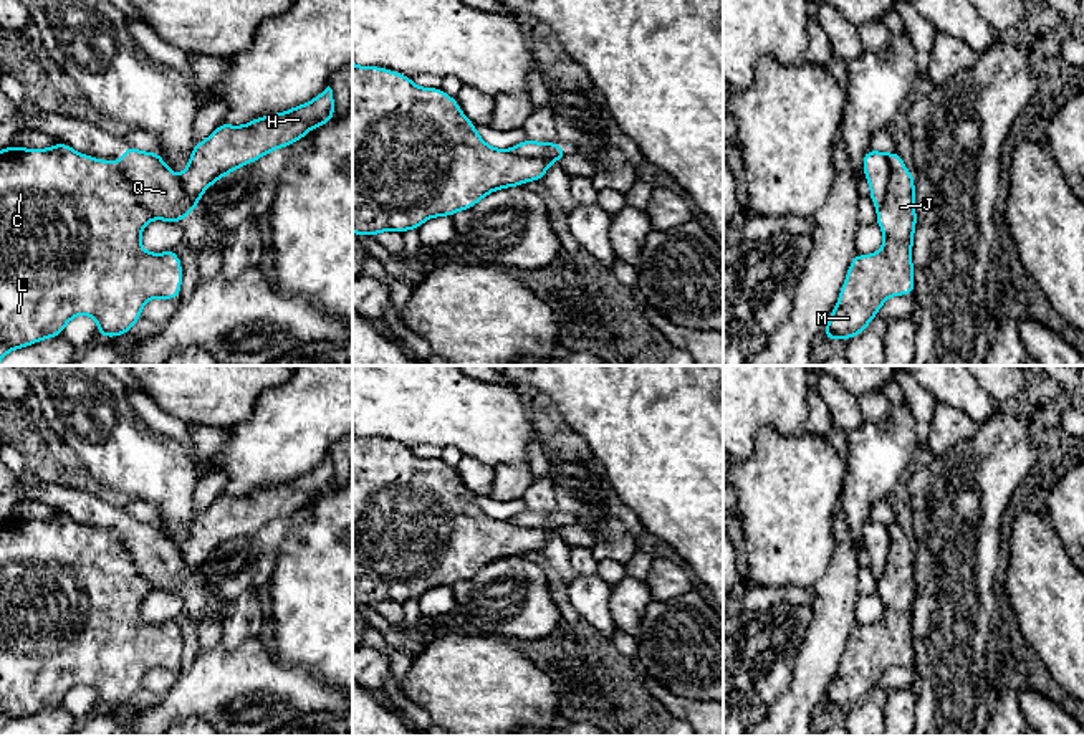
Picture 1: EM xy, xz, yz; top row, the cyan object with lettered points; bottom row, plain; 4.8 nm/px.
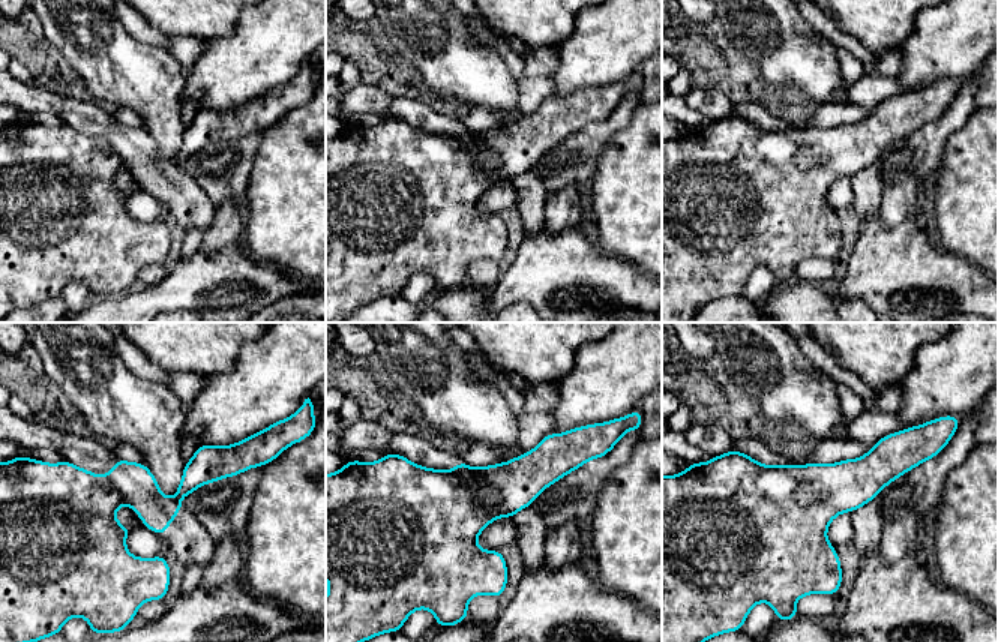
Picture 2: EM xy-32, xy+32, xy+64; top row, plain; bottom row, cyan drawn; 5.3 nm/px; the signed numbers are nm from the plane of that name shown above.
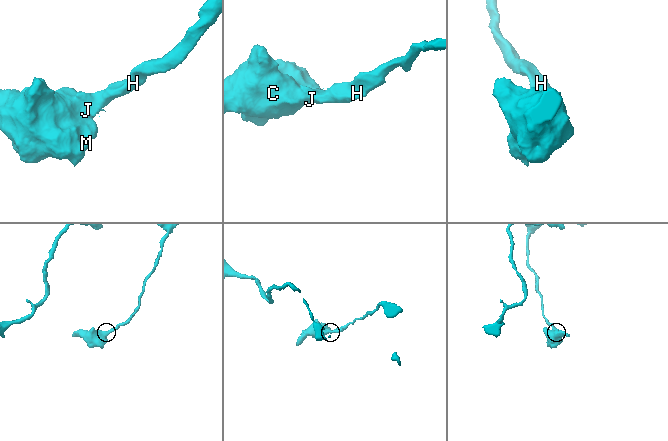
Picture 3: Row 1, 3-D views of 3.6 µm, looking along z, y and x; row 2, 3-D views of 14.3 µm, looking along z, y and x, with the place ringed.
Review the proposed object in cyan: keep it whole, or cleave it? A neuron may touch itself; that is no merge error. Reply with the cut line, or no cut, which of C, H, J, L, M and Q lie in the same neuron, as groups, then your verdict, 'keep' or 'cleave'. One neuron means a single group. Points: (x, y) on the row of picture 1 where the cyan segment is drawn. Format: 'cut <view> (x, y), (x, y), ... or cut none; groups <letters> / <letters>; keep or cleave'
cut xy (115, 164), (129, 182), (134, 195), (154, 217); groups C H J L M / Q; cleave

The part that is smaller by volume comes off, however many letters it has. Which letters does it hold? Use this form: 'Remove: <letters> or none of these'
Remove: Q

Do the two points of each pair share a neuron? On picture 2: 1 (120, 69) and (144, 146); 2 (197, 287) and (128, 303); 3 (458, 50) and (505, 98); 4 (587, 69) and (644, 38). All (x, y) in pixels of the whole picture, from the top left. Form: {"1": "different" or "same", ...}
{"1": "different", "2": "same", "3": "same", "4": "same"}

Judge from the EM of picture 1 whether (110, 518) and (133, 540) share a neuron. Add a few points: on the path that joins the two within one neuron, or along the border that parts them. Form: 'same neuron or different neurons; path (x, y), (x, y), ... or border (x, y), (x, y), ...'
same neuron; path (115, 521), (128, 535)

